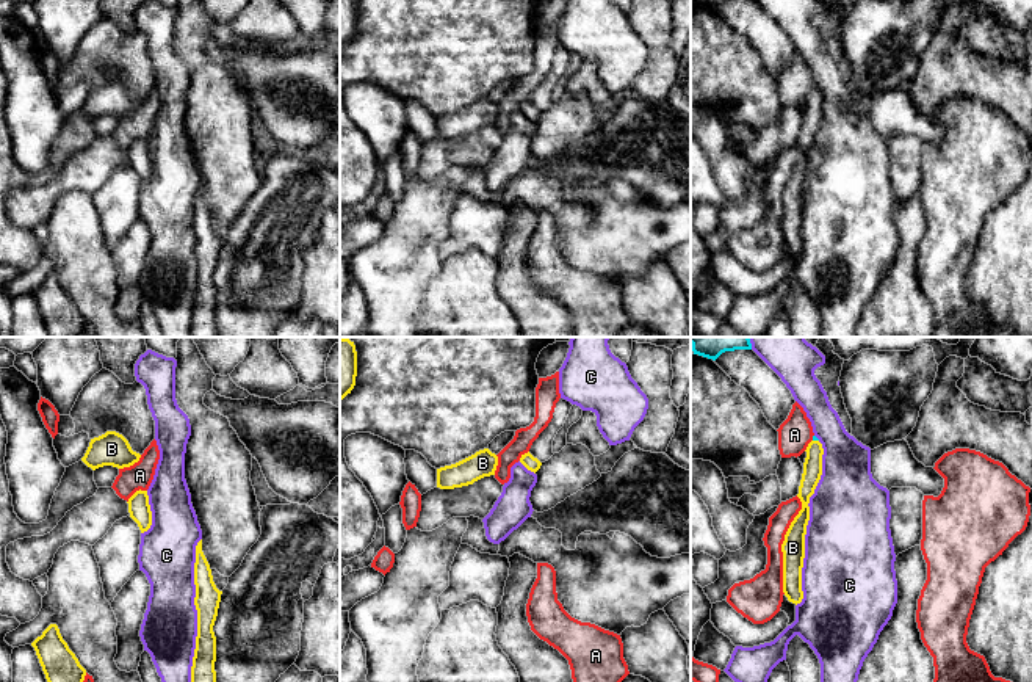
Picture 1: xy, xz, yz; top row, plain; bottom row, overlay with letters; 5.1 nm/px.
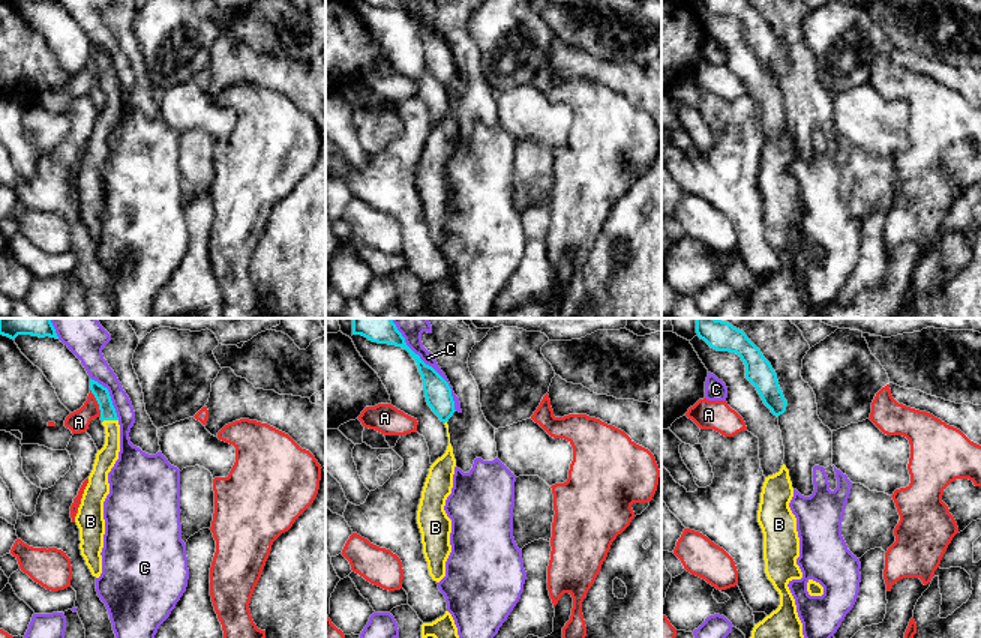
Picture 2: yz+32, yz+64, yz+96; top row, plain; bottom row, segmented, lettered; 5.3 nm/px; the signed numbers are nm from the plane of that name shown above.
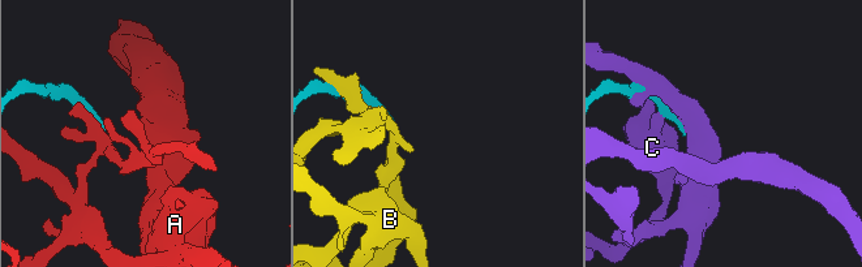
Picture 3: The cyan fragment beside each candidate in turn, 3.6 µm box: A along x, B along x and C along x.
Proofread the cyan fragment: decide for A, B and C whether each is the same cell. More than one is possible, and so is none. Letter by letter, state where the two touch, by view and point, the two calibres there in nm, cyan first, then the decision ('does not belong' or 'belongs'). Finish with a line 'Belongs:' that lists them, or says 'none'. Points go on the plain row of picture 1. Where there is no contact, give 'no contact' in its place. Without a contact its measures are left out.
A: yz (813, 87) | 20/170 nm | does not belong
B: yz (816, 88) | 20/100 nm | belongs
C: yz (816, 87) | 20/260 nm | does not belong
Belongs: B

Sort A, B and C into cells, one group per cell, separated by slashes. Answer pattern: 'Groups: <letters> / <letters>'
Groups: A / B / C

